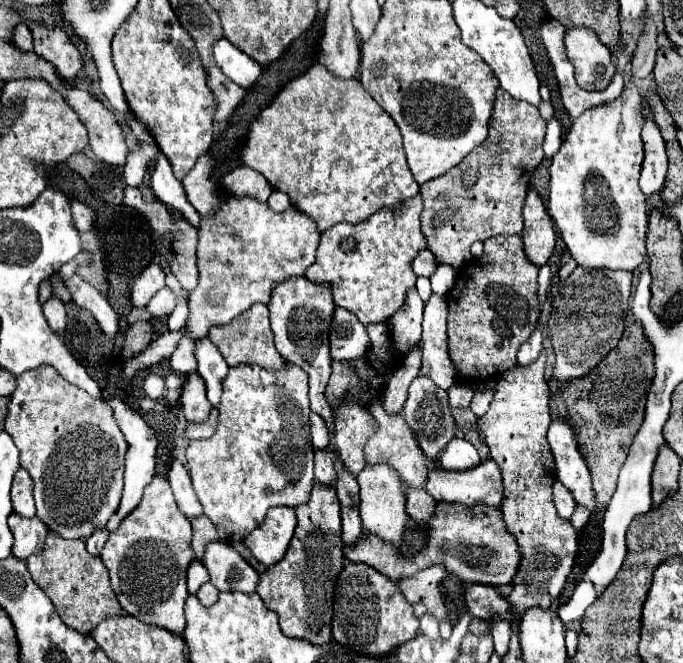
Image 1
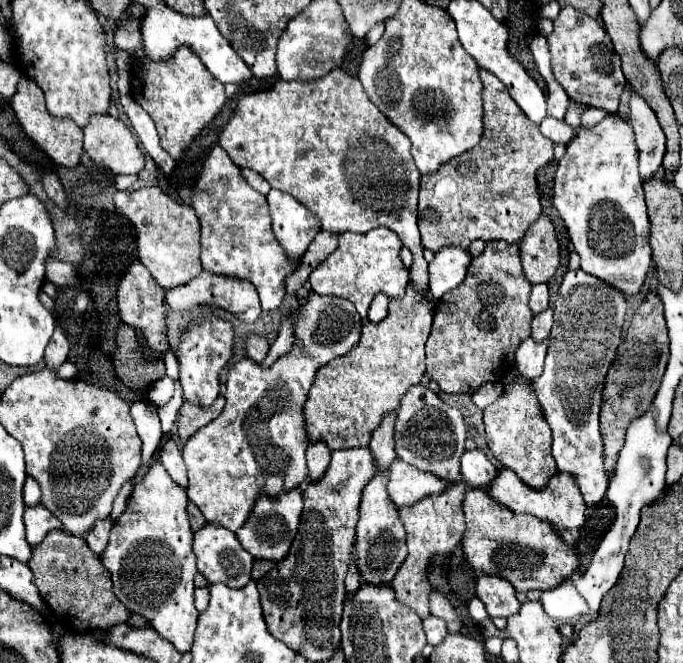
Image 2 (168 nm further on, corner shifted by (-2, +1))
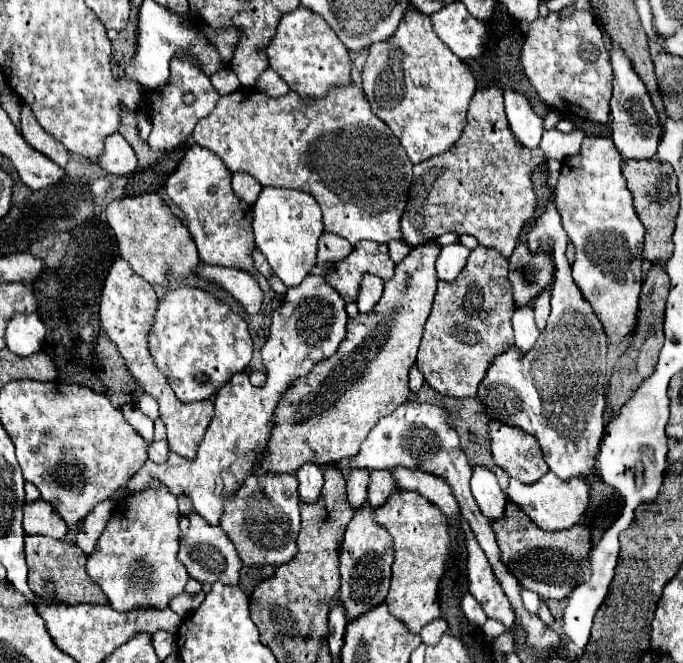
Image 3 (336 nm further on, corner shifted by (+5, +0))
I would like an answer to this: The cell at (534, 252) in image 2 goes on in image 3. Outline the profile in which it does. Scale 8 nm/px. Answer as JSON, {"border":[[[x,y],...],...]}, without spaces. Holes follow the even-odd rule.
{"border":[[[519,243],[509,257],[509,281],[515,305],[531,303],[553,281],[551,255],[531,255],[525,243]]]}

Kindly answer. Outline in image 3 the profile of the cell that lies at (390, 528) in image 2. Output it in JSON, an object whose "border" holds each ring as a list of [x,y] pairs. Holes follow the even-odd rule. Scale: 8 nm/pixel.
{"border":[[[369,503],[361,505],[355,511],[353,519],[349,521],[343,543],[341,543],[339,603],[343,603],[343,607],[347,611],[347,619],[355,619],[363,611],[369,611],[371,607],[383,603],[383,599],[389,591],[393,559],[395,559],[395,551],[393,551],[391,533],[383,525],[375,523],[375,509],[371,509]]]}

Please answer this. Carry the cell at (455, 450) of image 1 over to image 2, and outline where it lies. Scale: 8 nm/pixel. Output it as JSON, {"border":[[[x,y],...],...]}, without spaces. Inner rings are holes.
{"border":[[[472,450],[464,452],[462,456],[462,480],[470,488],[484,488],[490,486],[490,482],[496,478],[498,470],[496,466],[486,458],[482,450]]]}

